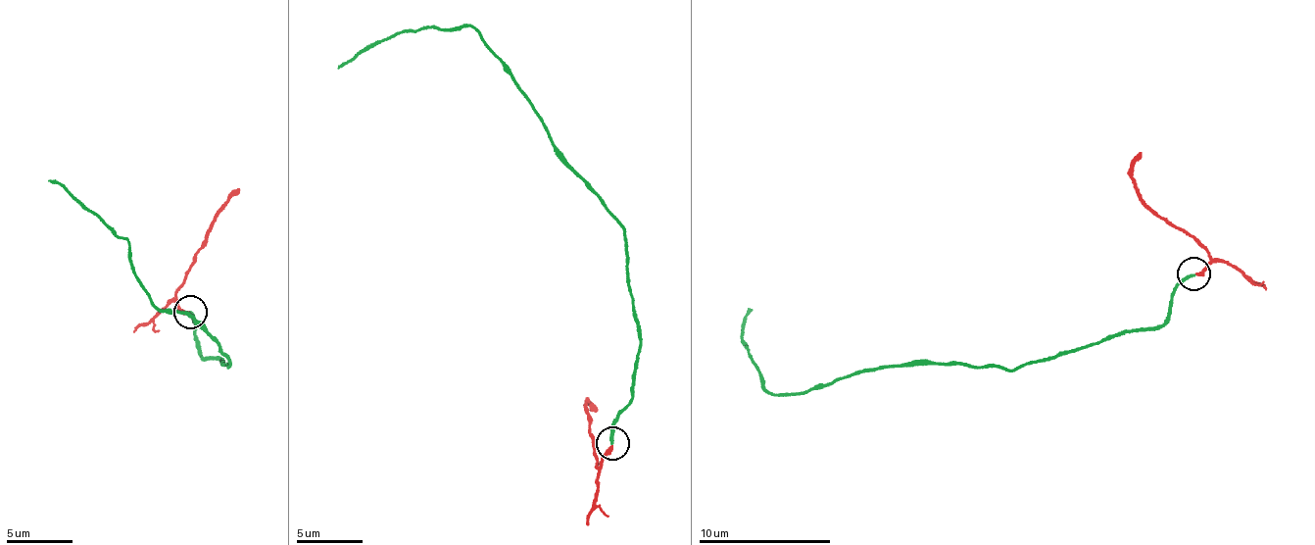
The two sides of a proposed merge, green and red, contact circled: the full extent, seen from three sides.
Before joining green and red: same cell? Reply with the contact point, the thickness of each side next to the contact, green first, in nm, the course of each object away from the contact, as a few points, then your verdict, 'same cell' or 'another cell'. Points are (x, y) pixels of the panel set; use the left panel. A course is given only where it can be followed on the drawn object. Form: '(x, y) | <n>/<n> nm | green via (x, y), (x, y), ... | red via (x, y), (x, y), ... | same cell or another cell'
(190, 312) | 200/240 nm | green via (189, 311), (195, 349), (231, 365), (192, 315), (154, 304), (121, 237), (98, 213), (47, 181) | red via (188, 312), (178, 307), (176, 293), (206, 229), (238, 187) | same cell

